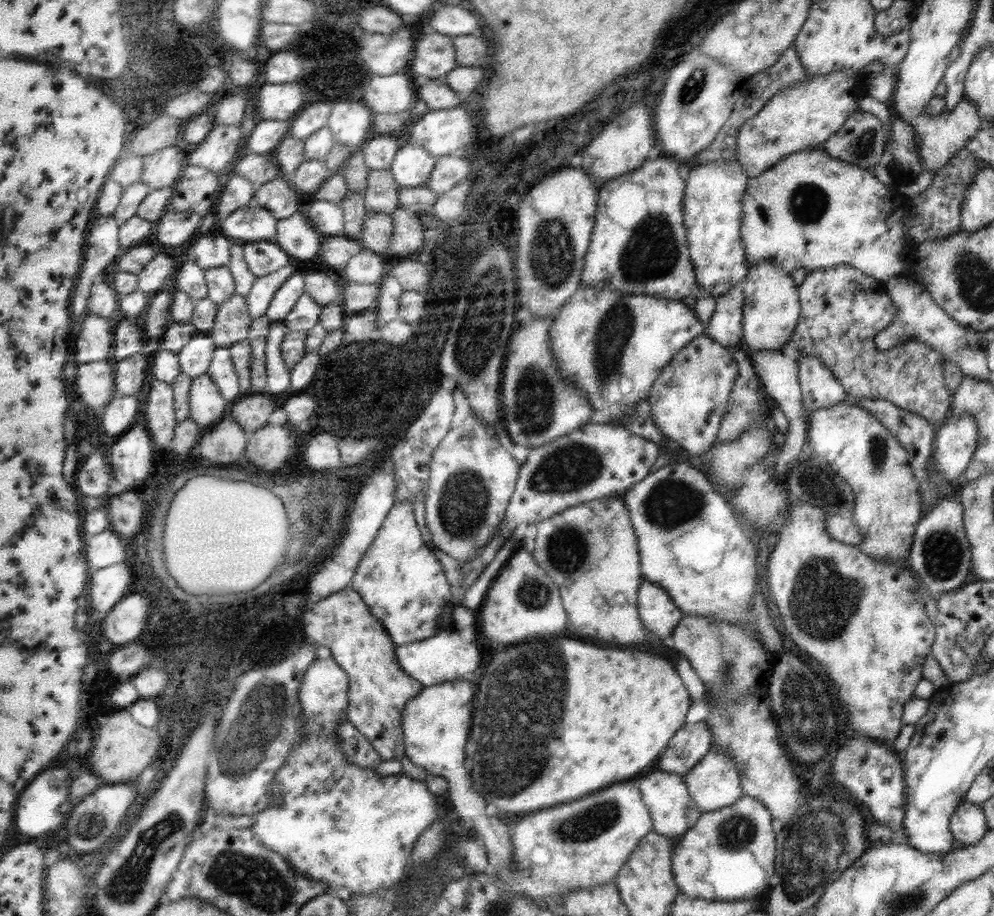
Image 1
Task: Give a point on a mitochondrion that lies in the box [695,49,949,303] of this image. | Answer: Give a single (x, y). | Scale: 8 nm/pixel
(809, 202)

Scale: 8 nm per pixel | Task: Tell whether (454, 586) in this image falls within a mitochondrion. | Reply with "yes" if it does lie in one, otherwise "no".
no

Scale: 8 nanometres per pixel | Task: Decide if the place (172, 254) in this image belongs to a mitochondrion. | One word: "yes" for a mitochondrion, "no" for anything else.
no

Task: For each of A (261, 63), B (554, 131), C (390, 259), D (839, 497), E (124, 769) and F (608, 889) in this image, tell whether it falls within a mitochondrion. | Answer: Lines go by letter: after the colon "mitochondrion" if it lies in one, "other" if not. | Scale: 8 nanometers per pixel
A: other
B: other
C: other
D: mitochondrion
E: other
F: other

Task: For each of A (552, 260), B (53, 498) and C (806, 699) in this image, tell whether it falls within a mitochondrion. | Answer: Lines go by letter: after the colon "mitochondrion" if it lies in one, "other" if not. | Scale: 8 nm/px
A: mitochondrion
B: other
C: mitochondrion

